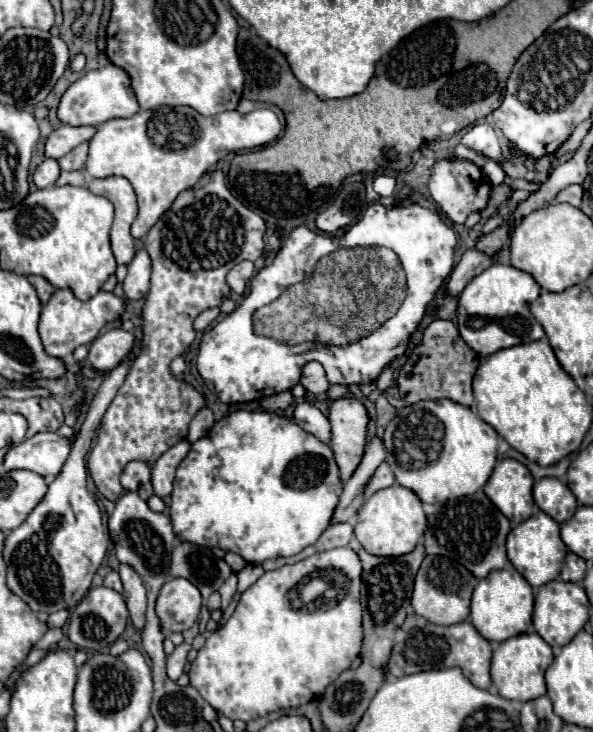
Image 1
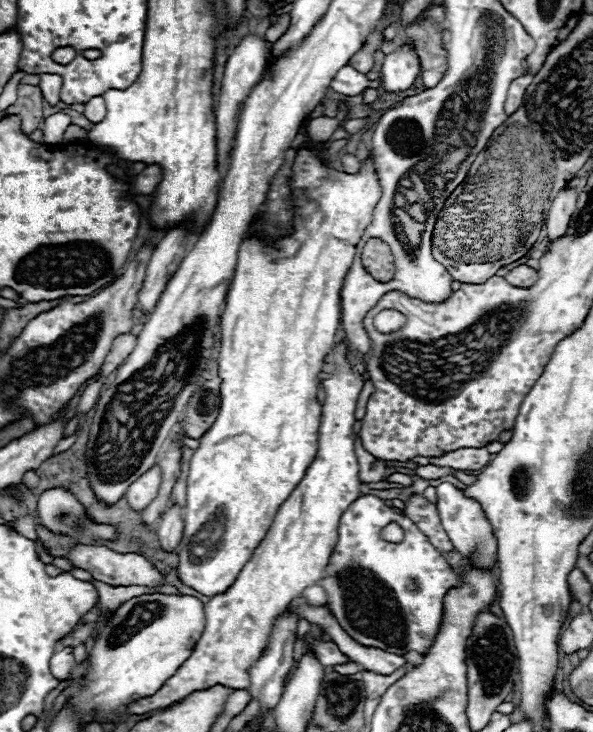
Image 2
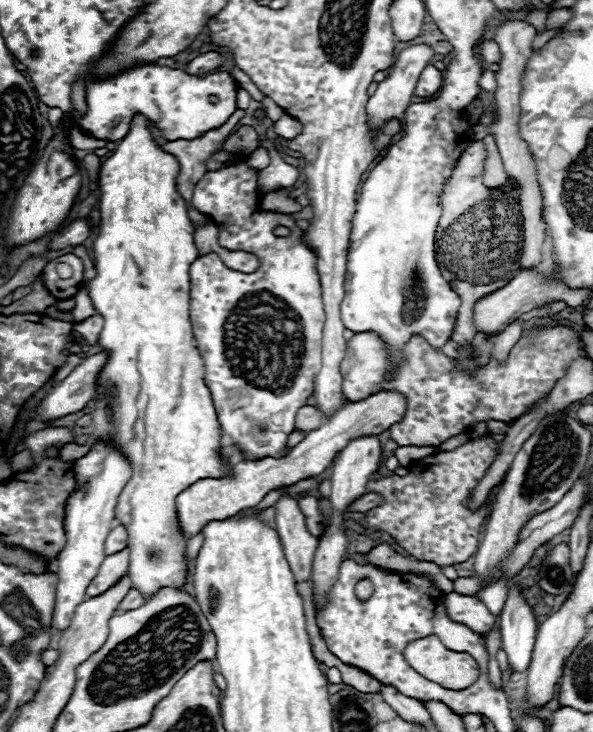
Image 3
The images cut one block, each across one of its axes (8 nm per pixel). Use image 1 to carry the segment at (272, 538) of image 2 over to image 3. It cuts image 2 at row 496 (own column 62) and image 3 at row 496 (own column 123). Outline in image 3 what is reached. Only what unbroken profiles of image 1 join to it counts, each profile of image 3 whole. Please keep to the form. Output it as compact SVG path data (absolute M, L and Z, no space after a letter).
M298 496L298 506L306 516L306 526L312 536L320 536L320 508L314 496Z

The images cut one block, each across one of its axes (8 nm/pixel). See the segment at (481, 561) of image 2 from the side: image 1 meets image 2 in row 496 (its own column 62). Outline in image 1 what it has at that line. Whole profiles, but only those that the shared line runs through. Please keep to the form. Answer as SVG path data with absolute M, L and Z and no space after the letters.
M40 432L8 450L4 470L32 470L56 478L70 454L70 440L54 432Z

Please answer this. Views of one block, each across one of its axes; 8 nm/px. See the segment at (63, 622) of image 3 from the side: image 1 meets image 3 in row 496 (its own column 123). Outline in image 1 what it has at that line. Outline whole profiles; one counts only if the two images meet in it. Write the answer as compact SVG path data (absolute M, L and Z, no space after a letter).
M108 64L104 68L86 72L64 92L58 106L58 118L70 126L98 126L110 118L130 118L138 110L140 106L136 102L136 94L130 86L130 78L126 70L120 70L120 66L114 66L114 64Z

